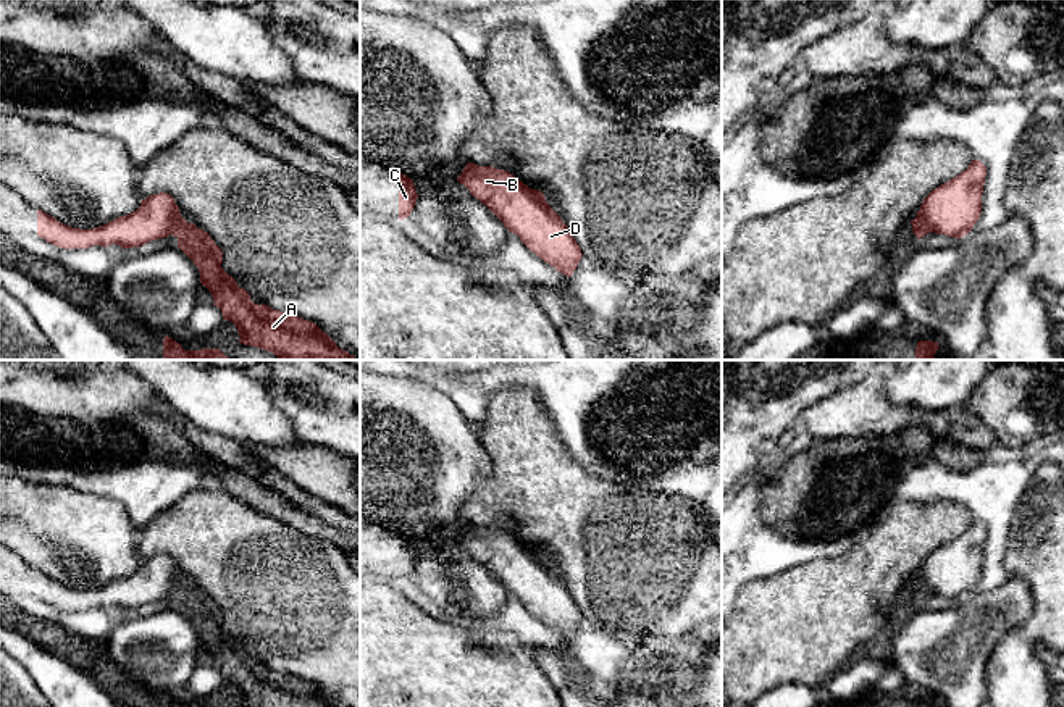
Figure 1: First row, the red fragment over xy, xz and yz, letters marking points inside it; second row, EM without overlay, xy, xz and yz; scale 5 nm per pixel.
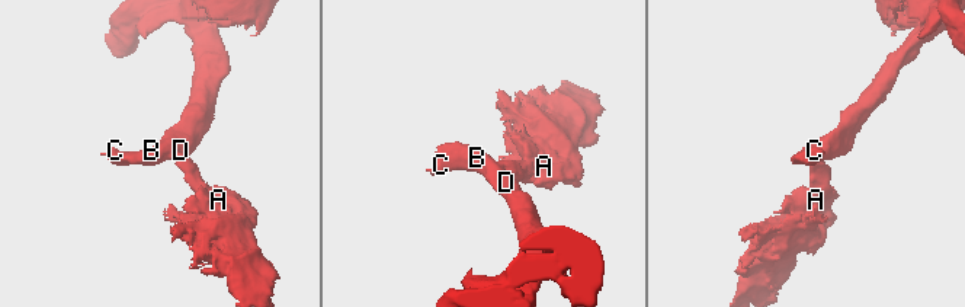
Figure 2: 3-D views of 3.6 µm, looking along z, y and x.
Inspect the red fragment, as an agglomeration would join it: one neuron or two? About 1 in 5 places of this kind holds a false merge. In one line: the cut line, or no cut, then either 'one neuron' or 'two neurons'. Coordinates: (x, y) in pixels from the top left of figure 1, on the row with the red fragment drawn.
cut xy (183, 218), (168, 233); two neurons

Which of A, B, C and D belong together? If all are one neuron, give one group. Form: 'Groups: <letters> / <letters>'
Groups: A / B C D

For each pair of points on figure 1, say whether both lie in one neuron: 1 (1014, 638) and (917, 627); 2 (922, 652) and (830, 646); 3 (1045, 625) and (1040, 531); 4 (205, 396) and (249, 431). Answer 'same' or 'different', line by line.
1: different
2: different
3: same
4: same

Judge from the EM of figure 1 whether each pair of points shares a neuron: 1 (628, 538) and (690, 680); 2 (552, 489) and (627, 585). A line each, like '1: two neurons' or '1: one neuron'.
1: two neurons
2: one neuron

